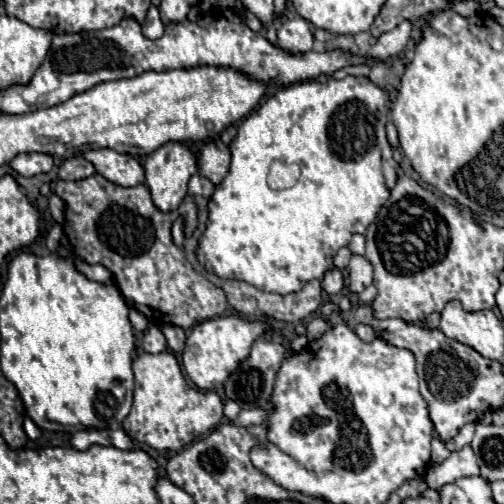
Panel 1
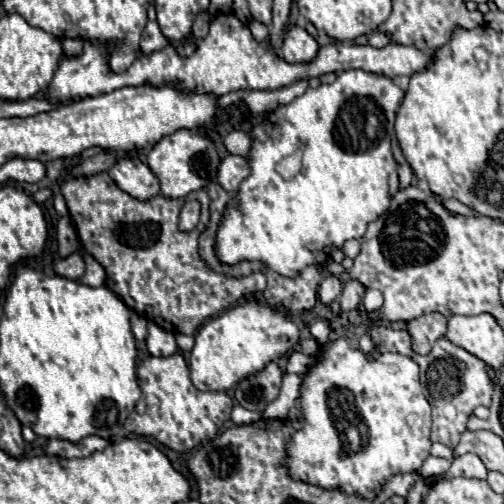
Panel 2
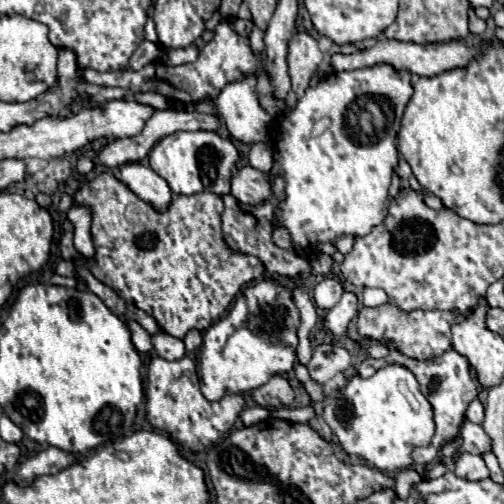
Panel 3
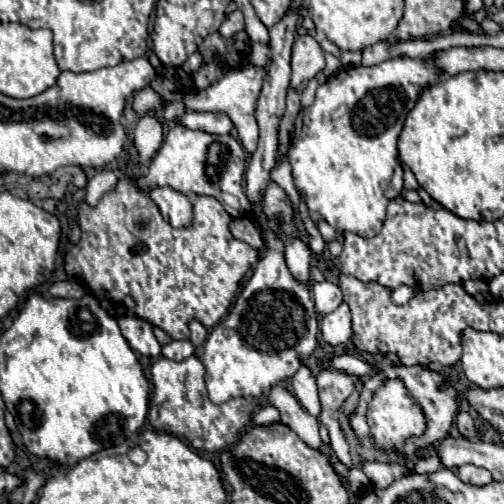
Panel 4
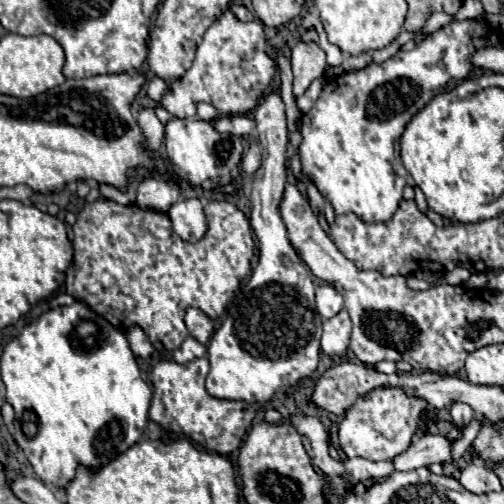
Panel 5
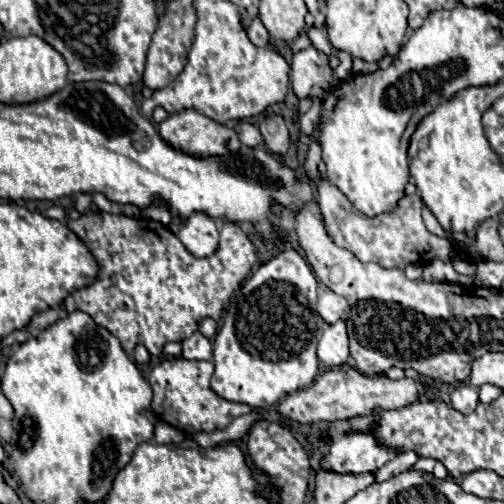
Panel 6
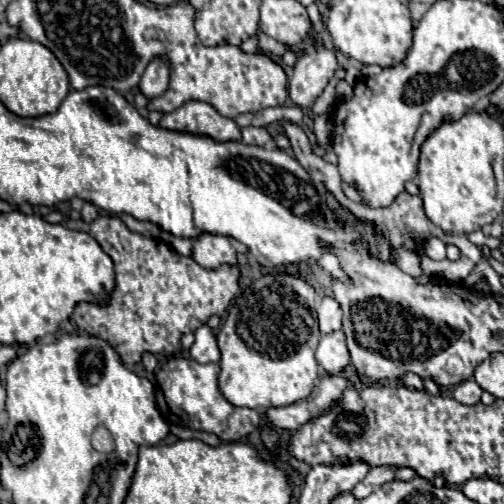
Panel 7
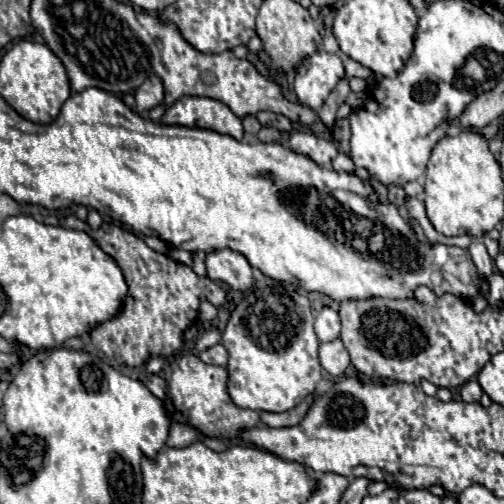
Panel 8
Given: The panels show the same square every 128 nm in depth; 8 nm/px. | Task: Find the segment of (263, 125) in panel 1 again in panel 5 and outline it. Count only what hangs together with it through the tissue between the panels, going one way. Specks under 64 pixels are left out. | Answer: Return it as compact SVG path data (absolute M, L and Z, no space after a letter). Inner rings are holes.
M454 20L440 30L428 34L410 52L398 52L382 64L368 64L362 70L344 72L326 82L312 110L300 118L300 130L304 136L300 144L300 160L302 174L314 178L318 190L332 202L336 214L354 212L368 222L392 218L402 200L402 192L394 184L394 160L398 156L398 140L412 116L420 112L438 92L452 90L460 82L484 74L484 70L476 68L470 60L470 56L478 50L474 46L474 40L486 40L486 46L500 46L498 32L488 30L482 22Z

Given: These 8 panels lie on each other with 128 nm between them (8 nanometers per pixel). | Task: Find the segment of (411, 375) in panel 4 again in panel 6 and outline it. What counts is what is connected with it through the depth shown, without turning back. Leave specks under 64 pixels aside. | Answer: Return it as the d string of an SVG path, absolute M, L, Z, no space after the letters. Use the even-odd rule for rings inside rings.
M342 434L330 444L328 454L320 460L318 470L338 474L370 474L398 452L376 444L372 434Z

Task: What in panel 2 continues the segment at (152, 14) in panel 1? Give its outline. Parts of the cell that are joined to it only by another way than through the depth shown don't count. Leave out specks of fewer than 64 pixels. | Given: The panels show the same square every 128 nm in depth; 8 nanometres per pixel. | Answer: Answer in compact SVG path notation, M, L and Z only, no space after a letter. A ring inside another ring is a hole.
M148 22L144 32L142 32L142 40L140 40L140 54L146 56L146 54L152 54L152 52L158 52L158 50L166 48L168 44L170 44L170 40L164 38L164 34L158 28L158 24L156 22Z

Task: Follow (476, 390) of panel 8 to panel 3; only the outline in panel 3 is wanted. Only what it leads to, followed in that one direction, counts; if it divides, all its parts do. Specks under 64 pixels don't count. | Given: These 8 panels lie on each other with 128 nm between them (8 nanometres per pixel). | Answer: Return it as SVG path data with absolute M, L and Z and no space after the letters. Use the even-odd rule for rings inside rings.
M464 420L464 426L462 426L462 440L464 444L460 446L460 450L454 454L454 460L464 454L464 452L470 452L470 454L482 454L486 450L490 450L490 440L486 436L486 432L482 430L480 424L474 424L470 420Z

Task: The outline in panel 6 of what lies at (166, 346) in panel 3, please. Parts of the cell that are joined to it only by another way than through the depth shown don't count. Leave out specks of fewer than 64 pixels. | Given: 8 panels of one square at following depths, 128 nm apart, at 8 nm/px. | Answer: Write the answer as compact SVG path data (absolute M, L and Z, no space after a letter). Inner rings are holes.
M194 332L182 342L182 356L188 360L212 360L212 342L202 332Z

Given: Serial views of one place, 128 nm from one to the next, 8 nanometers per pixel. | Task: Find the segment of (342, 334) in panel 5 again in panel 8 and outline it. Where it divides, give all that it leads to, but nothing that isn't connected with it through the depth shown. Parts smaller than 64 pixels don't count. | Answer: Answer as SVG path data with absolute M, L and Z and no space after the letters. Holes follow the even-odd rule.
M340 338L320 344L320 364L330 376L342 376L350 366L350 356Z

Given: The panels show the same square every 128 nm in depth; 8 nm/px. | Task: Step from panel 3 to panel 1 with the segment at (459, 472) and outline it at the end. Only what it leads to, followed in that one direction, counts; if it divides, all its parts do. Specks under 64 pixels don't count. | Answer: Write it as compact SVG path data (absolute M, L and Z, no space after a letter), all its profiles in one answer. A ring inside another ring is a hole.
M466 446L460 452L452 452L446 462L442 462L438 468L430 470L426 474L426 484L428 484L428 488L438 490L444 484L450 484L458 478L478 476L478 474L480 474L480 466L476 464L476 456L474 456L472 448Z

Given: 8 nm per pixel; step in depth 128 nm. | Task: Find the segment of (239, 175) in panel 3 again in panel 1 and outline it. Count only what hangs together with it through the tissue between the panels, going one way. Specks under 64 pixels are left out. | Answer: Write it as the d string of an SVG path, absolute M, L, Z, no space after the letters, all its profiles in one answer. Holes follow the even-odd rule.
M216 140L216 142L208 142L200 152L200 172L210 178L210 182L214 184L220 184L224 180L224 176L228 174L228 168L230 168L230 148L222 142L222 140Z

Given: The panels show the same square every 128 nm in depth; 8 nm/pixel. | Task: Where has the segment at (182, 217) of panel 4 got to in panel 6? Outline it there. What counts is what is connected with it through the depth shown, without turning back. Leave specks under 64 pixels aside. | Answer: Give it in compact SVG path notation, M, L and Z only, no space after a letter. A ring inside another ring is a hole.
M200 212L180 224L178 238L196 258L212 256L220 244L220 232L216 228L216 222L210 216L200 216Z

